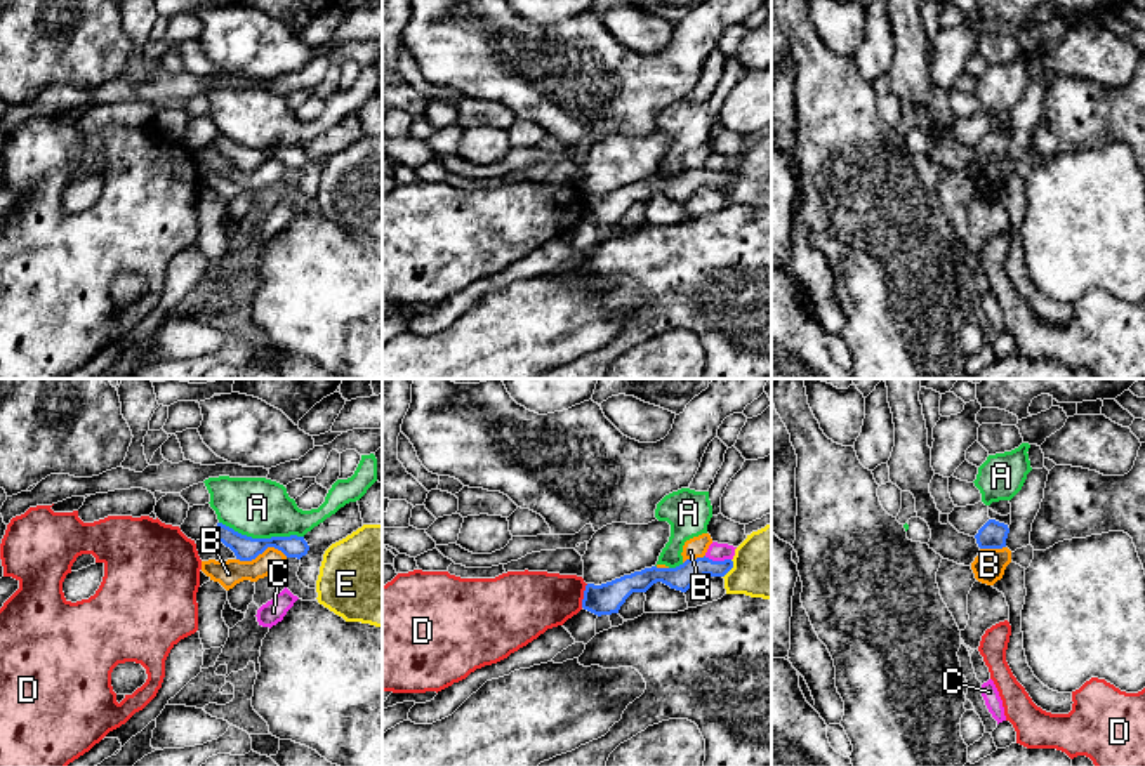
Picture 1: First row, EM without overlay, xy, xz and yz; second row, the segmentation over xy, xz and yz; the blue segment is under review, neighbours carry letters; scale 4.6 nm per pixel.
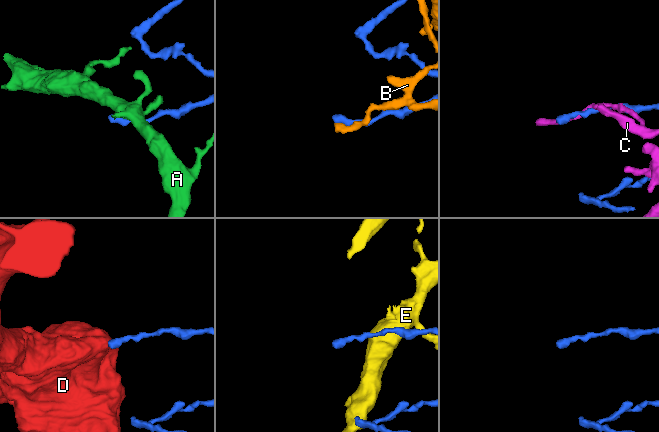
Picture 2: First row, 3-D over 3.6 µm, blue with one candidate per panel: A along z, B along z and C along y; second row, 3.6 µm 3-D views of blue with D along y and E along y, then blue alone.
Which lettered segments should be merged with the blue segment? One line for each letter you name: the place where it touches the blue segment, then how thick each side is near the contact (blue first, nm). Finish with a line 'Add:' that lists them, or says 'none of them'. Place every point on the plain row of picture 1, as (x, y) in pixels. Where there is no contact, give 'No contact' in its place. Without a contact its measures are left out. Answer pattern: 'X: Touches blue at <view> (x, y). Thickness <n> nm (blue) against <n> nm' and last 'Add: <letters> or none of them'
Add: none of them

